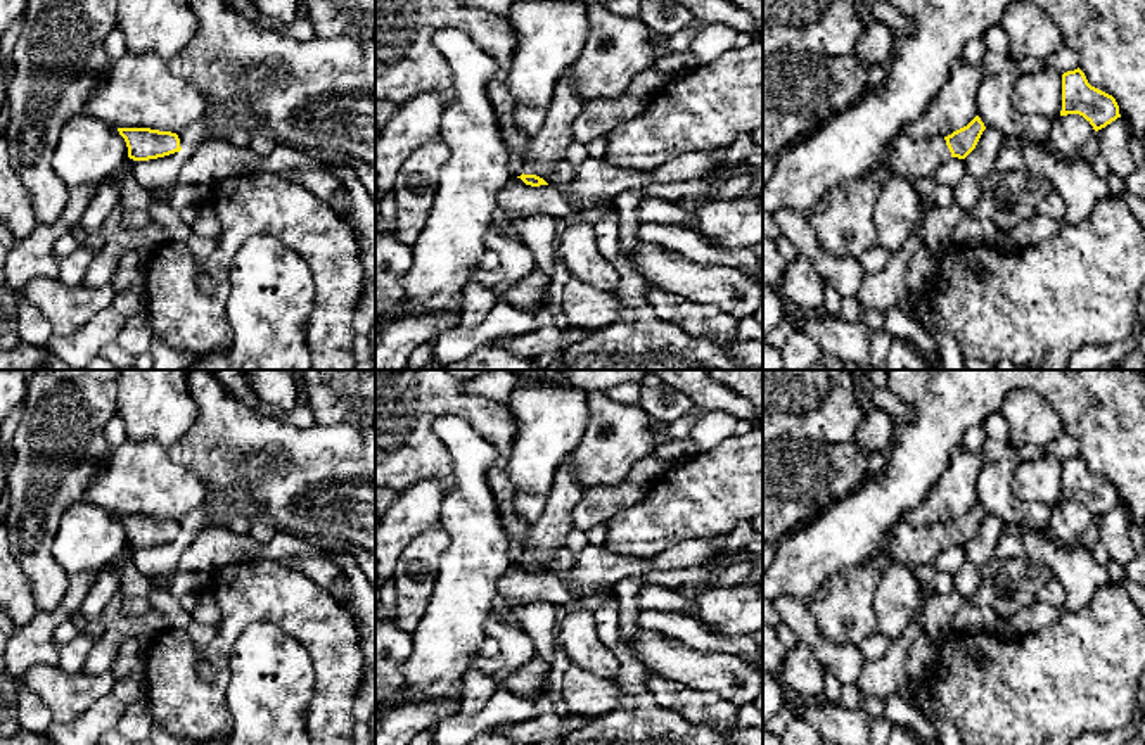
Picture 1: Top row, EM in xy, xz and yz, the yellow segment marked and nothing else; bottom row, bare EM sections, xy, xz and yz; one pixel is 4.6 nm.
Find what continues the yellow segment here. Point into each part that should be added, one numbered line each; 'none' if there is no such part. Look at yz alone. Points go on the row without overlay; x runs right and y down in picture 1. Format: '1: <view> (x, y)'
1: yz (908, 545)

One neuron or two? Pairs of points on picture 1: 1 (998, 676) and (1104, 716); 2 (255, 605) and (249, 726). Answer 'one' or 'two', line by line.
1: one
2: two

